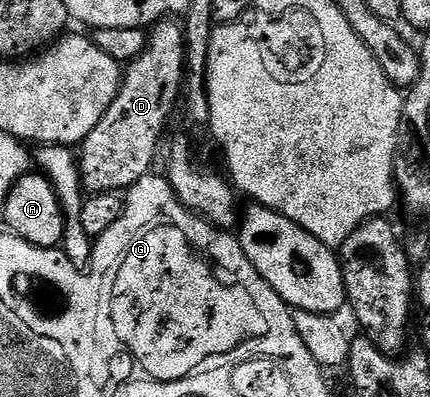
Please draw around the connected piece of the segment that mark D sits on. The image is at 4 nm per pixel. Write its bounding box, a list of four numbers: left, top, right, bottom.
[78,18,186,192]

